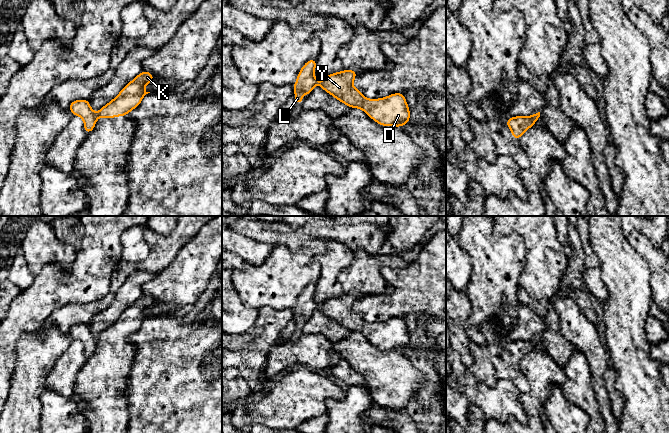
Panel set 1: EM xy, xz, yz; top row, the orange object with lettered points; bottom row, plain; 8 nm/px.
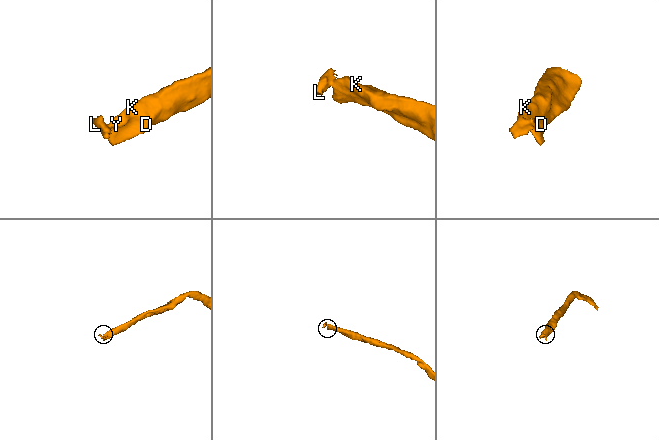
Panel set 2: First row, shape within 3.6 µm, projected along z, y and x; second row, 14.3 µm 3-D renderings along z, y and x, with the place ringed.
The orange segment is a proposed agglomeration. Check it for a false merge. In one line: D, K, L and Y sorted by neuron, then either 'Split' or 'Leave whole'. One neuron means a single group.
Groups: D K Y / L. Split

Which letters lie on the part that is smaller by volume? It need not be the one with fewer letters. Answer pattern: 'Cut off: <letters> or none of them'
Cut off: L

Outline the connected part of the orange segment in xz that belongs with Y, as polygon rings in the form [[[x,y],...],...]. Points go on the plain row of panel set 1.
[[[356,294],[329,298],[321,305],[321,312],[350,332],[362,333],[381,350],[402,351],[410,346],[410,334],[404,317],[393,317],[384,322],[368,323],[353,311]]]

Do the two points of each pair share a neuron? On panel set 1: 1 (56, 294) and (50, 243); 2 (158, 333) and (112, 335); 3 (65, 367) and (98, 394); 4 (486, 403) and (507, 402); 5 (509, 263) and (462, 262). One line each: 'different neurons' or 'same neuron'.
1: different neurons
2: different neurons
3: different neurons
4: same neuron
5: different neurons

